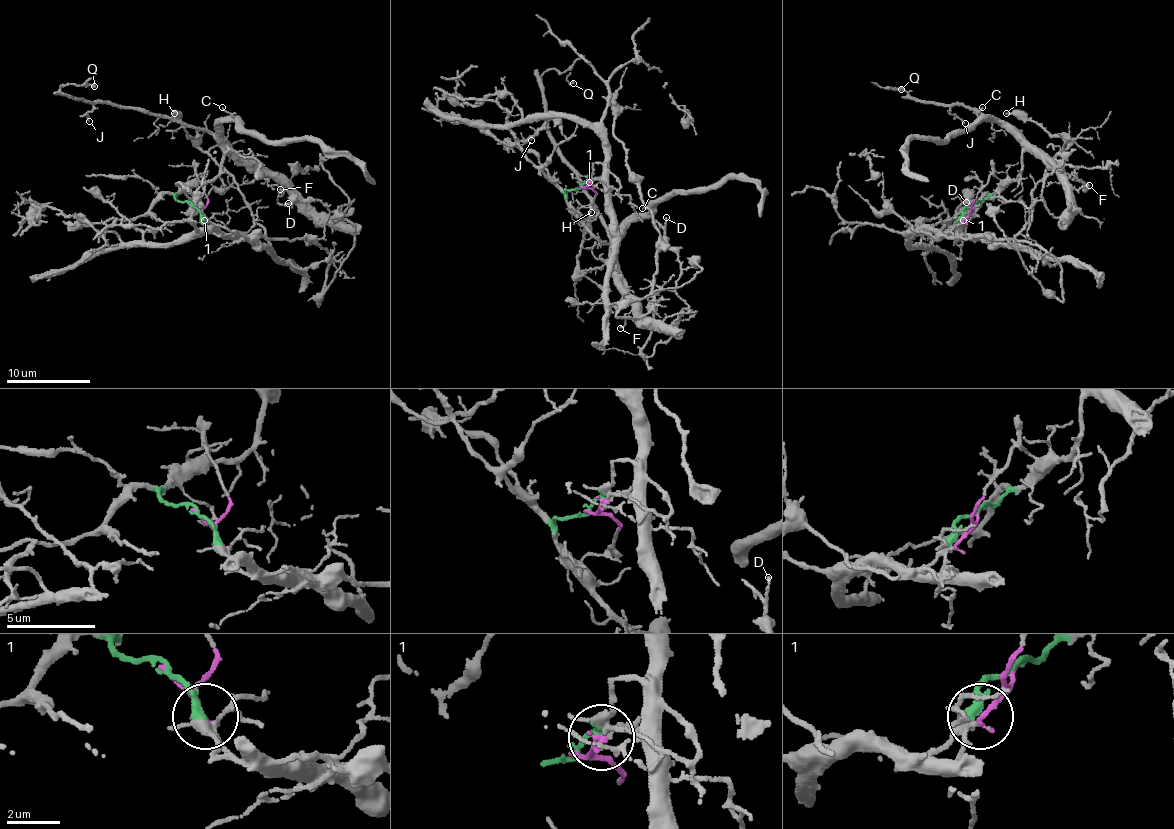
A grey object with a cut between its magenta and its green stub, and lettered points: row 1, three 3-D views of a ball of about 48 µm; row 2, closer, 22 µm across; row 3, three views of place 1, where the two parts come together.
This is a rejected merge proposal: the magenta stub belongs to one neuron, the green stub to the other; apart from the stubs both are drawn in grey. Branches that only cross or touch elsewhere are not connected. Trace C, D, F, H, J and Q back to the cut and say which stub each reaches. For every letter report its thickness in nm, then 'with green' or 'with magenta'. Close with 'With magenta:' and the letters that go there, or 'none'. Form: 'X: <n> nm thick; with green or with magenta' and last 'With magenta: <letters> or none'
C: 130 nm thick; with green
D: 150 nm thick; with green
F: 150 nm thick; with green
H: 240 nm thick; with magenta
J: 130 nm thick; with green
Q: 140 nm thick; with green
With magenta: H

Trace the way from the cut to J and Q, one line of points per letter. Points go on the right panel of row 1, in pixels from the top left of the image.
J: (974, 203), (1015, 182), (1021, 171), (1021, 144), (1015, 130), (962, 104), (954, 104), (950, 109), (965, 123)
Q: (974, 203), (1015, 182), (1021, 171), (1021, 144), (1015, 130), (964, 104), (922, 103), (890, 88), (901, 90)

